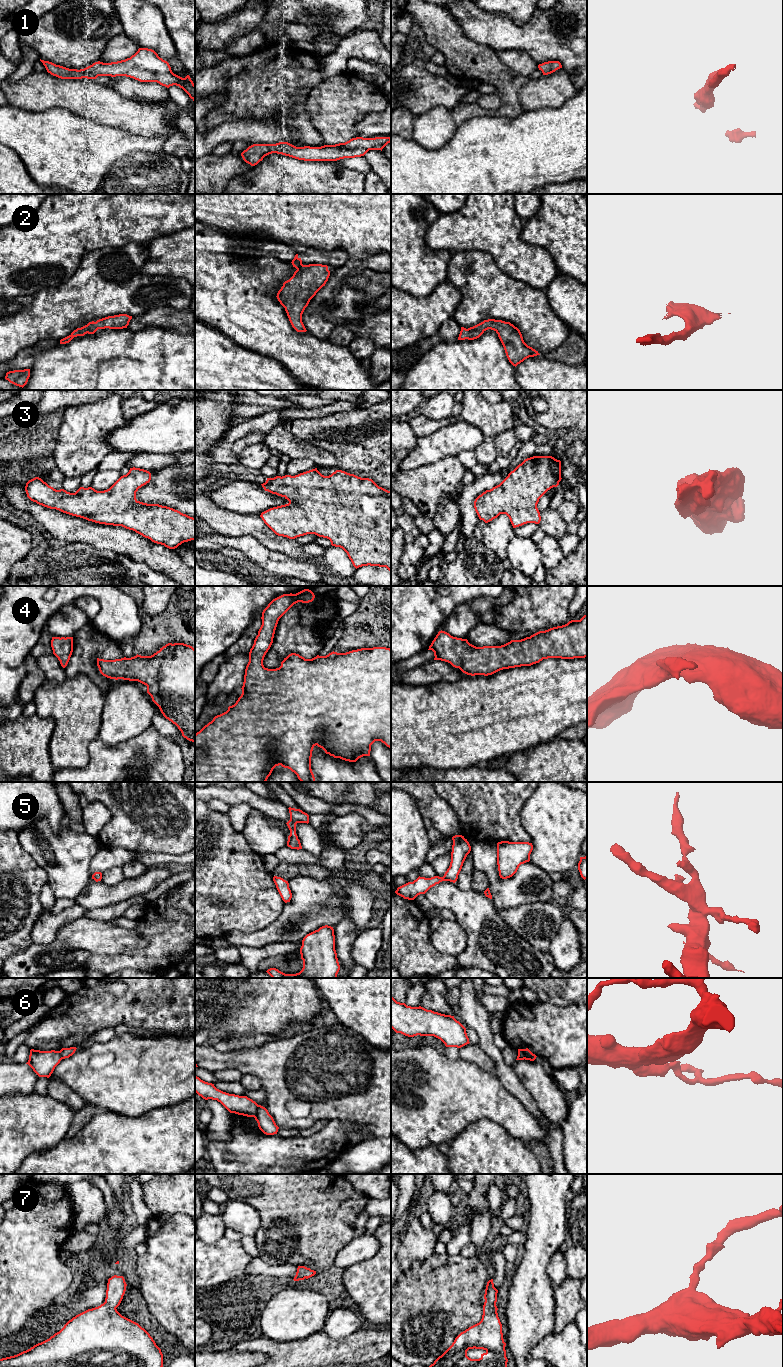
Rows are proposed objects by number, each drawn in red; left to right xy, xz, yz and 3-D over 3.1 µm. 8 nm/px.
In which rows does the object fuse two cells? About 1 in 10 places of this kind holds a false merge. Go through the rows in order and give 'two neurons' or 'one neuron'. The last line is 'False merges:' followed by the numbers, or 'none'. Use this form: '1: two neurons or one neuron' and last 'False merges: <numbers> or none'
1: one neuron
2: one neuron
3: one neuron
4: one neuron
5: one neuron
6: two neurons
7: one neuron
False merges: 6

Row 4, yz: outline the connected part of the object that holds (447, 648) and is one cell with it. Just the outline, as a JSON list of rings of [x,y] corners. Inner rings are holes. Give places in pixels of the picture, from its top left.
[[[587,614],[580,620],[571,620],[565,625],[539,631],[521,640],[511,640],[501,646],[476,647],[470,644],[467,639],[453,637],[441,630],[428,650],[434,652],[434,660],[448,662],[471,676],[488,676],[503,669],[531,666],[548,658],[585,658],[587,657]]]

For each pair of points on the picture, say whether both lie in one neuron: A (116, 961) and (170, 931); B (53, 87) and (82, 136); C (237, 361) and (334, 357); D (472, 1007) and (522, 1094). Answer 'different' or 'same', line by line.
A: same
B: different
C: different
D: same

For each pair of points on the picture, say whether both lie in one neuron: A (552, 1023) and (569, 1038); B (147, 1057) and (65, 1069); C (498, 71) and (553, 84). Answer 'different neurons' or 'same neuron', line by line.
A: same neuron
B: same neuron
C: different neurons

